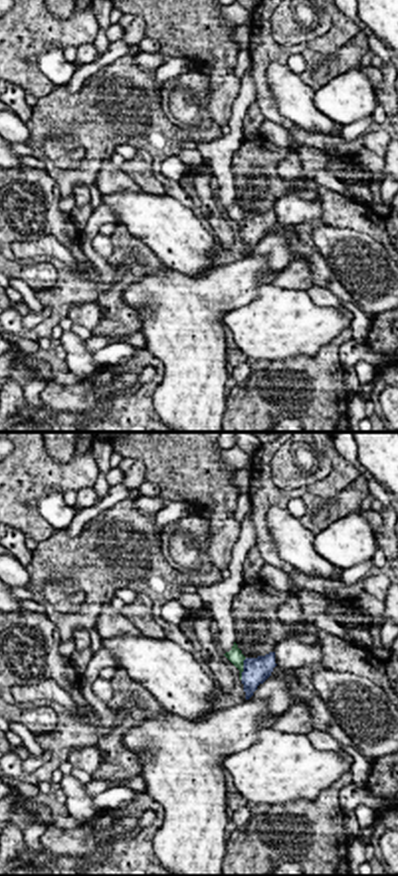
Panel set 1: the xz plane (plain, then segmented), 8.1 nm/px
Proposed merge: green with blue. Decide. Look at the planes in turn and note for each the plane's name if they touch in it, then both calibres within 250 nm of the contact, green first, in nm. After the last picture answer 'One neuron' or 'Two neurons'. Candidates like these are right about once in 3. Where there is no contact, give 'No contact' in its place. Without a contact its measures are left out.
Touches green in xz. Thickness 120 nm (green) against 220 nm

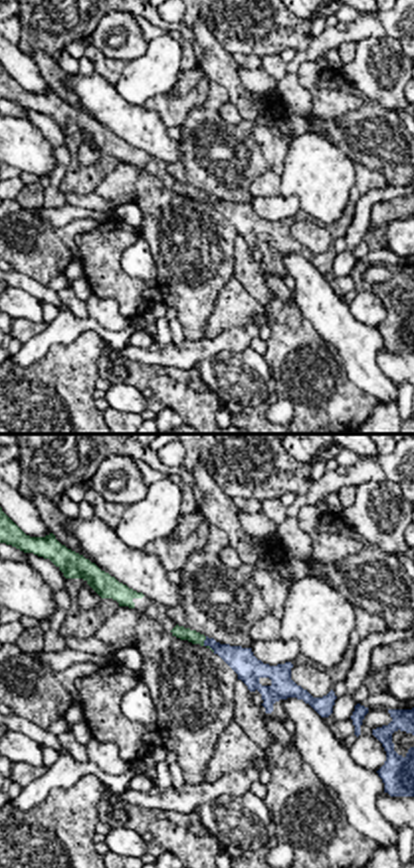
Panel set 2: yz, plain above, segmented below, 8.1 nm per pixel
Touches green in yz. Thickness 100 nm (green) against 180 nm

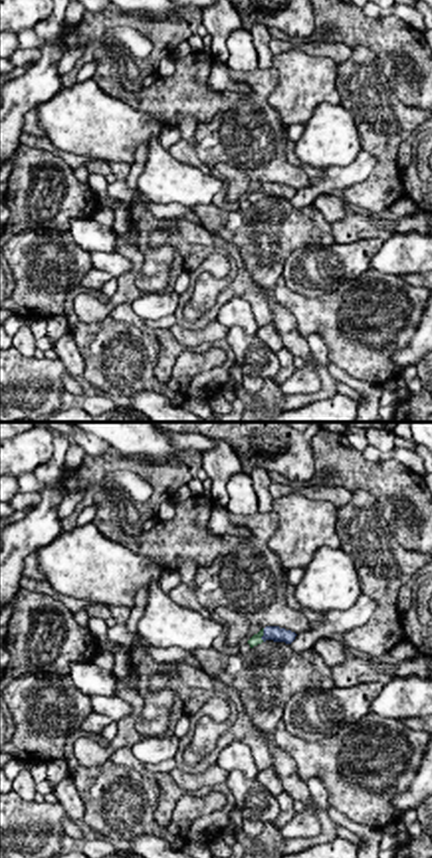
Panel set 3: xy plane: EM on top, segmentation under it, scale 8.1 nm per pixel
Touches green in xy. Thickness 90 nm (green) against 130 nm

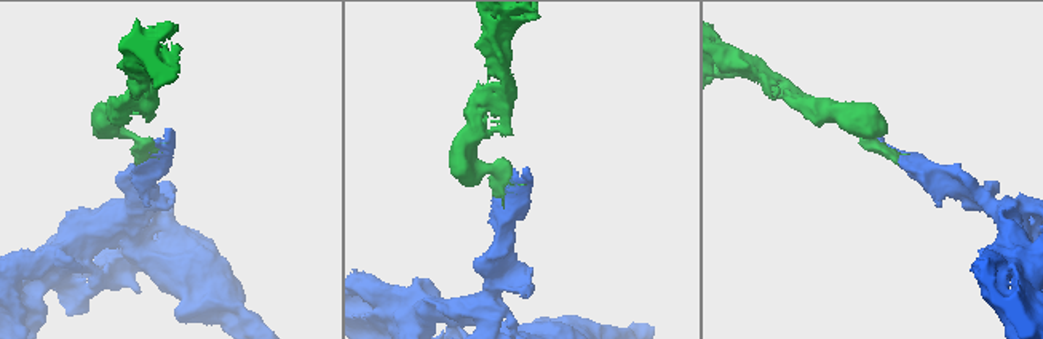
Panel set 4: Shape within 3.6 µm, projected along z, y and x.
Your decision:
One neuron

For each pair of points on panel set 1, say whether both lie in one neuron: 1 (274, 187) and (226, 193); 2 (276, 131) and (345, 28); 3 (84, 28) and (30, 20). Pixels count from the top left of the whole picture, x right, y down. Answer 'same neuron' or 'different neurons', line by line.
1: different neurons
2: different neurons
3: same neuron

